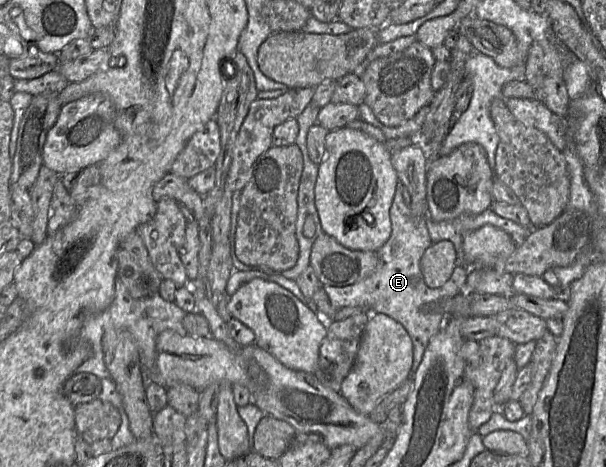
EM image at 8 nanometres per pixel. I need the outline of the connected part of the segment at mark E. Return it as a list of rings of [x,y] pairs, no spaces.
[[[400,180],[390,208],[392,233],[383,247],[377,251],[376,269],[366,278],[348,286],[322,285],[331,305],[337,310],[346,307],[361,307],[366,313],[385,314],[399,322],[407,330],[413,343],[412,374],[419,368],[430,340],[444,326],[446,316],[441,312],[426,311],[428,305],[452,297],[465,290],[468,275],[466,266],[457,265],[451,278],[441,288],[432,289],[425,283],[420,261],[424,252],[432,245],[426,217],[416,217],[402,196]]]

